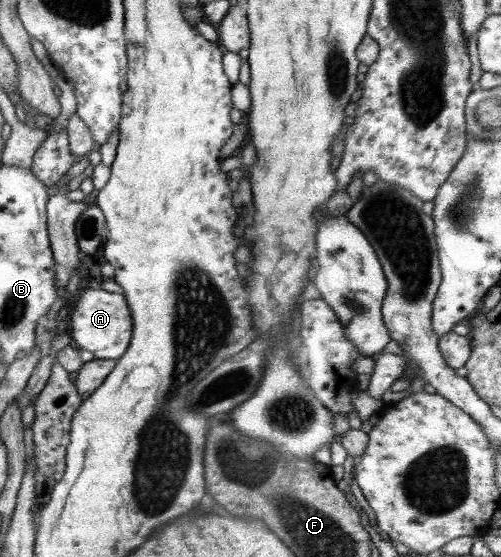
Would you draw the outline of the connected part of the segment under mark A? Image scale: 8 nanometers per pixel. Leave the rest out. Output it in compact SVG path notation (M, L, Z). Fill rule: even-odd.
M87 288L75 310L71 312L68 320L67 331L73 338L73 345L77 349L84 349L92 352L95 357L105 360L116 361L123 357L131 343L132 316L128 308L125 296L116 294L115 292L107 292L105 290L93 290Z

